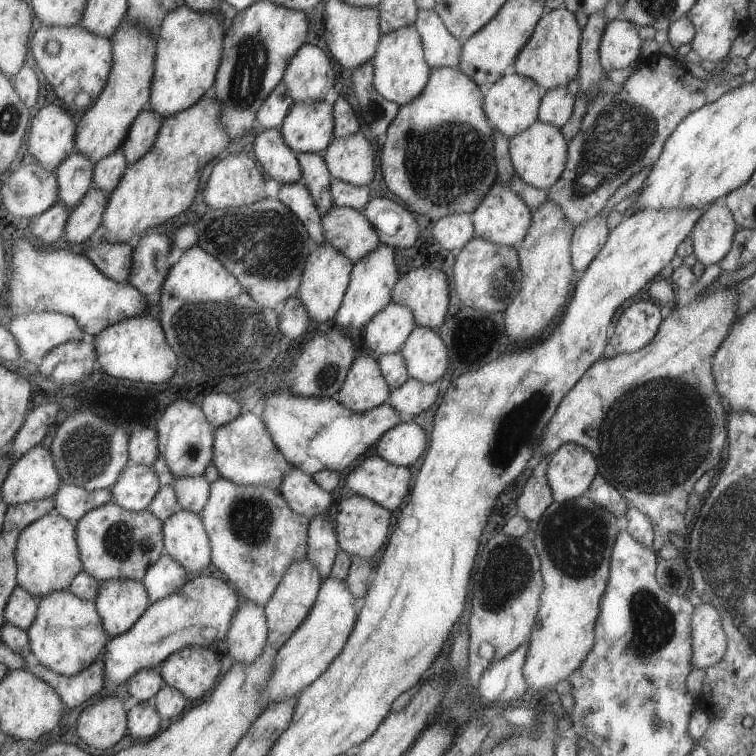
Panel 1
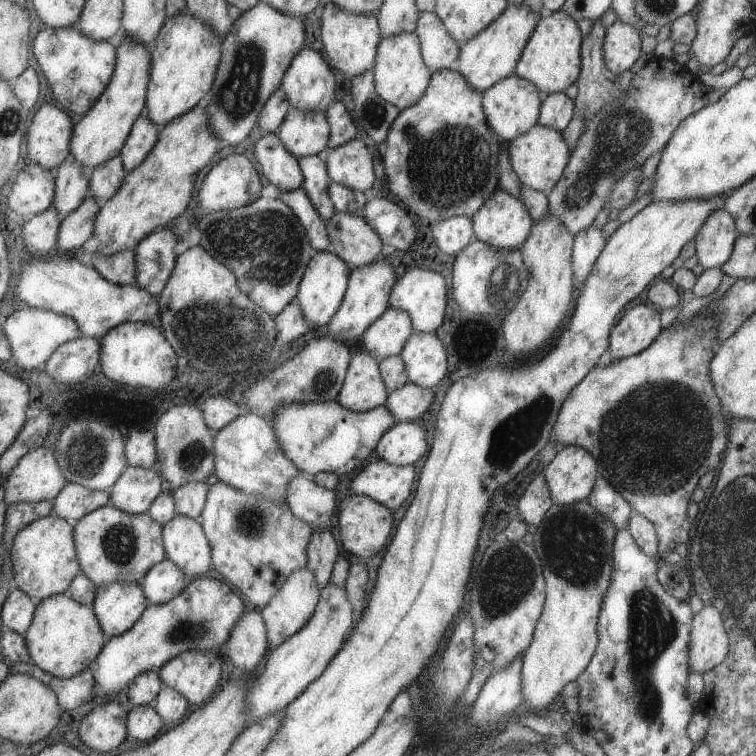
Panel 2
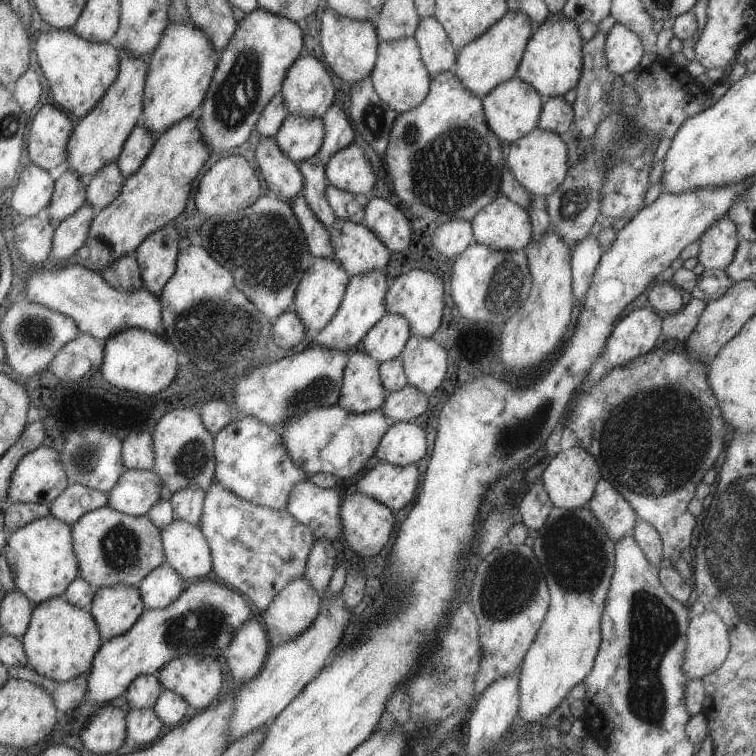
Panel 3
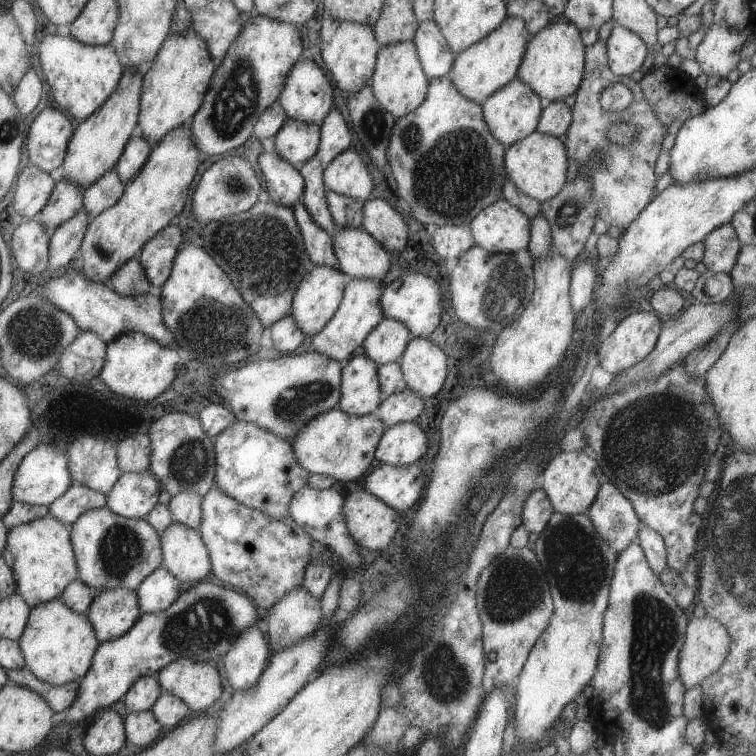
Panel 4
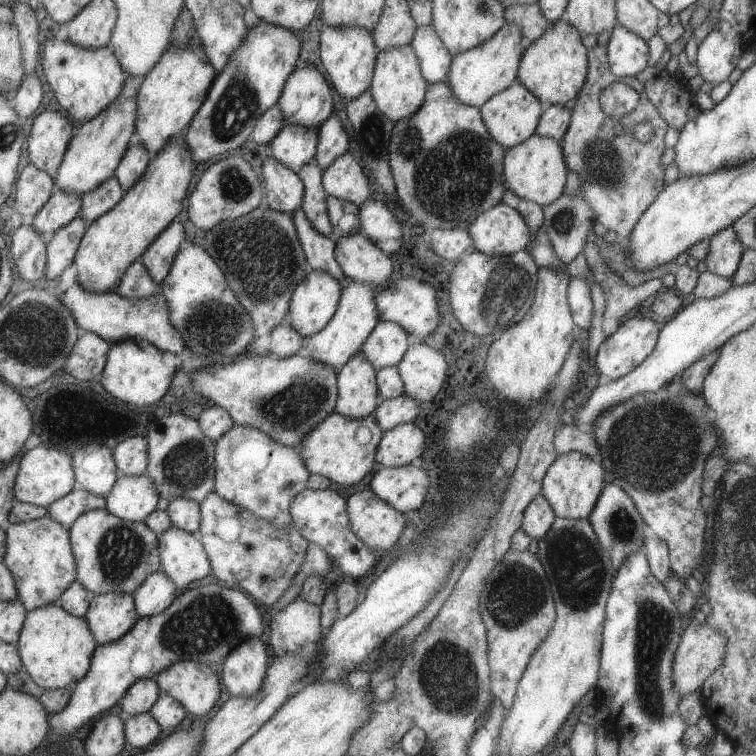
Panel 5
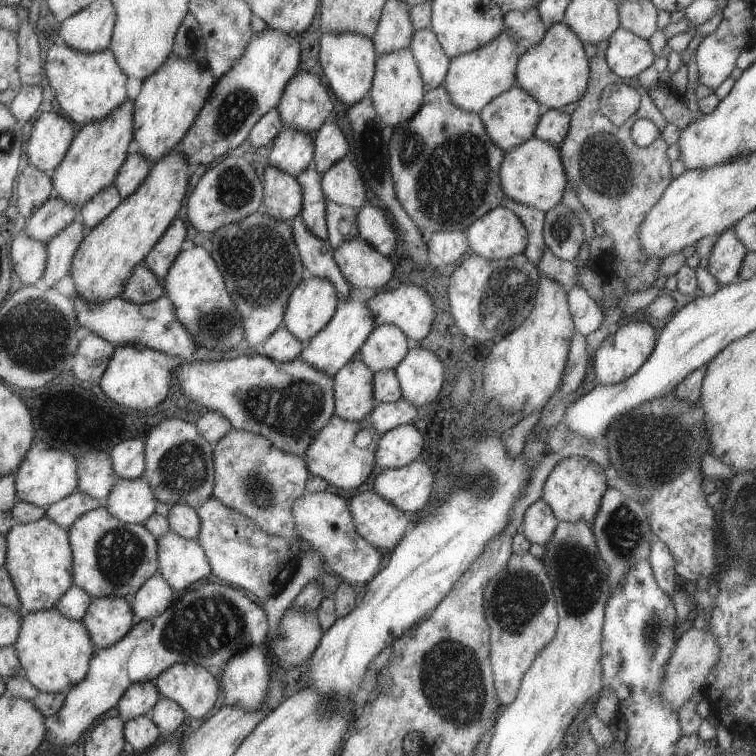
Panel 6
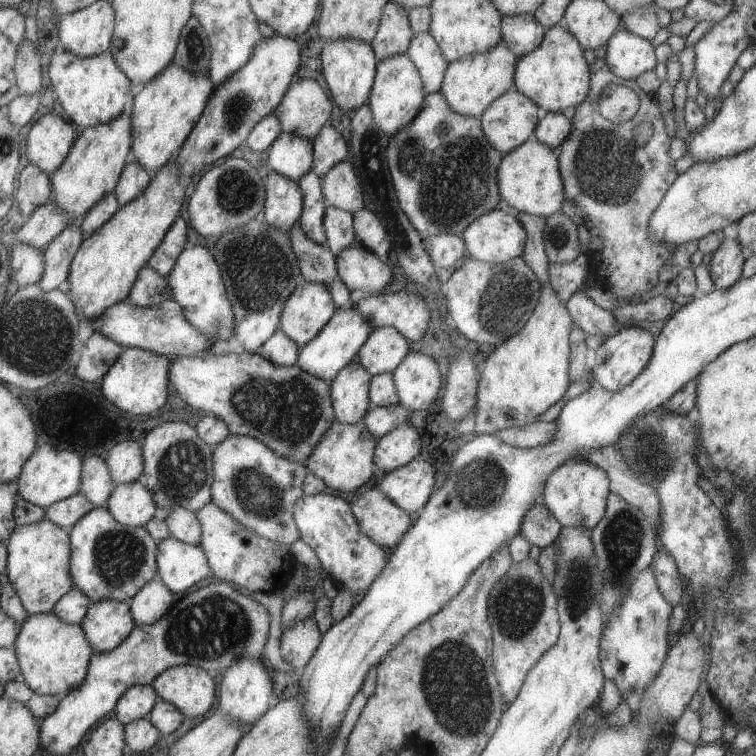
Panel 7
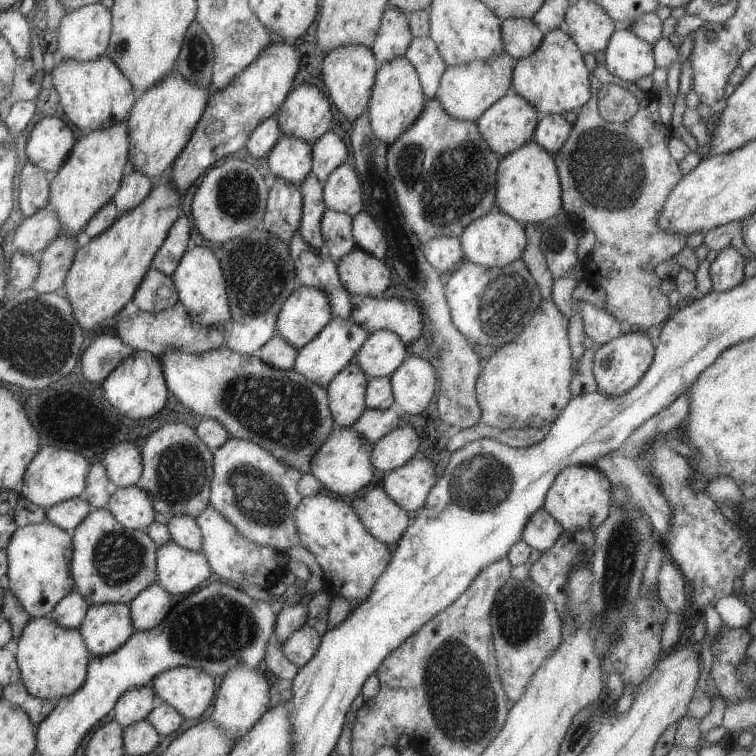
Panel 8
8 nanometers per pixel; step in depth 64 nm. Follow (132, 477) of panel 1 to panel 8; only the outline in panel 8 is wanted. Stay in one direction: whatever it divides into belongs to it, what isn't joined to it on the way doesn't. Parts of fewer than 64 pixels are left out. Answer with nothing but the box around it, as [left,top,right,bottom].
[105,485,155,531]

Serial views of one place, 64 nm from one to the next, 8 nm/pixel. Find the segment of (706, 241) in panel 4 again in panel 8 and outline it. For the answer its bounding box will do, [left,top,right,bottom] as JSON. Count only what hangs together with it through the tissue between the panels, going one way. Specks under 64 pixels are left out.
[709,246,746,292]

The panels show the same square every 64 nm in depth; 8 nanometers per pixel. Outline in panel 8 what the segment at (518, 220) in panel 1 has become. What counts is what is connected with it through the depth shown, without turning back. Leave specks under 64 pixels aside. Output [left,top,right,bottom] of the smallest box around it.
[459,209,526,267]

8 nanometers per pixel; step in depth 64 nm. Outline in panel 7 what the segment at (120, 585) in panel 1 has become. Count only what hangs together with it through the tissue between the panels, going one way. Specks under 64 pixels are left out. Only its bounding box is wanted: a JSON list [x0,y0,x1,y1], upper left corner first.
[79,600,135,652]

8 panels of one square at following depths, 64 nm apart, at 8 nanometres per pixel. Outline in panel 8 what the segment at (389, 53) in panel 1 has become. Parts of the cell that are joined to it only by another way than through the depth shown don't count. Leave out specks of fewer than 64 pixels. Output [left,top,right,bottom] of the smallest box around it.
[366,57,426,146]

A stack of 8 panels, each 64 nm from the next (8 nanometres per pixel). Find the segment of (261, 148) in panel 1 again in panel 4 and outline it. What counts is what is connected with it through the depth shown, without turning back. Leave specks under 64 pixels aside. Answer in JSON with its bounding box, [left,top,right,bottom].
[258,143,304,207]

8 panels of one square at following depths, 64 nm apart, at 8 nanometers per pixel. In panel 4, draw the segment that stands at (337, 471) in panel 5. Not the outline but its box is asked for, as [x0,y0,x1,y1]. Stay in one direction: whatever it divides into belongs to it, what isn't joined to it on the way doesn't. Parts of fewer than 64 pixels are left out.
[290,407,386,482]

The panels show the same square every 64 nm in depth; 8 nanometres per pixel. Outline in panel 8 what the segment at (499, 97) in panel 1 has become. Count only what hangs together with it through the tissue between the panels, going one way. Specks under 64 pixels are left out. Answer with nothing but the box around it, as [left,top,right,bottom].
[476,94,537,158]

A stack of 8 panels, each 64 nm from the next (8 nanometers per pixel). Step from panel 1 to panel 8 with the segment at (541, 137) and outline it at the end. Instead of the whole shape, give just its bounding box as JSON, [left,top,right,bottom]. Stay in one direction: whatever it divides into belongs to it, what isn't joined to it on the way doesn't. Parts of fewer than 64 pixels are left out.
[495,140,561,226]

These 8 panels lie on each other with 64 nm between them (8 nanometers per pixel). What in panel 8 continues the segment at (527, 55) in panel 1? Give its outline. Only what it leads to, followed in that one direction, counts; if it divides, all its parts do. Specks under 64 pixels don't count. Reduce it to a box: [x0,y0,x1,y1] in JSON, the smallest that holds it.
[512,29,591,115]

